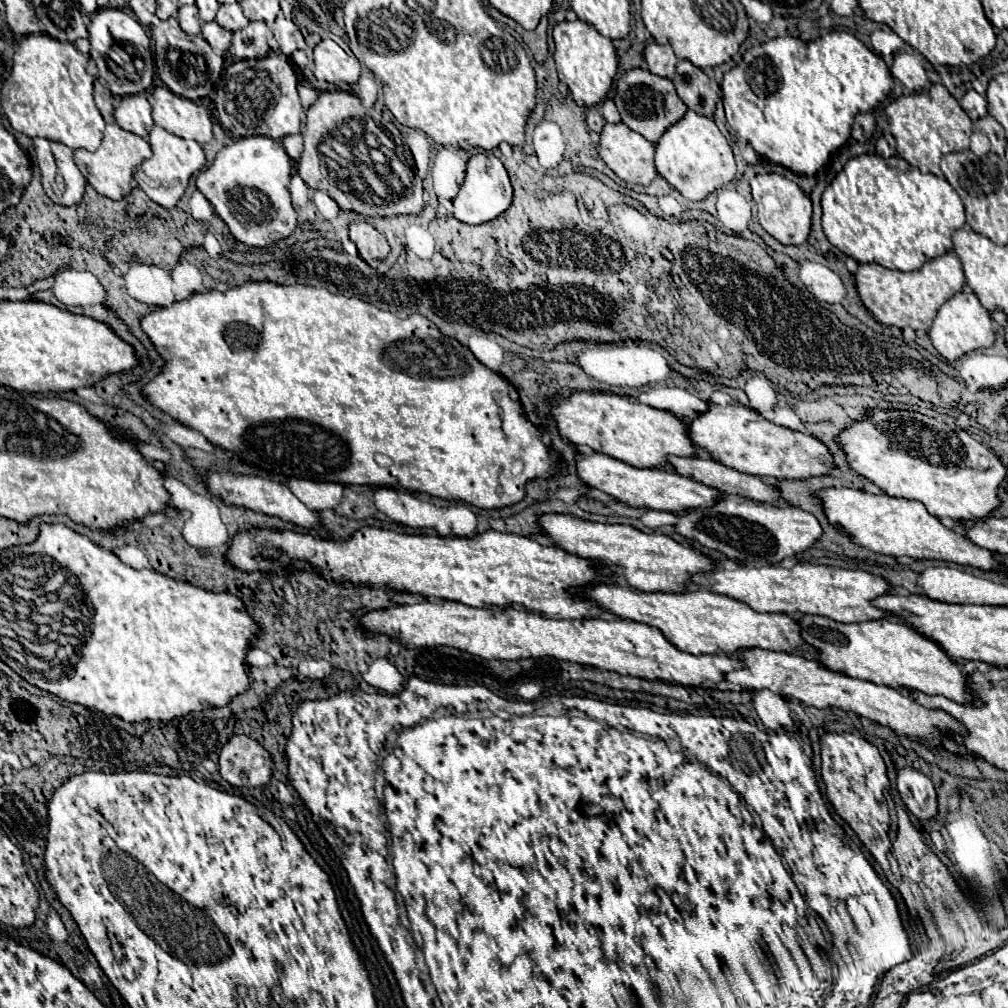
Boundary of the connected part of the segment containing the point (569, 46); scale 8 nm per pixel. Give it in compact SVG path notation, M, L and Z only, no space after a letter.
M582 20L574 22L560 22L554 26L554 60L560 80L570 88L574 102L578 106L590 108L594 104L600 104L618 72L618 56L612 46L610 38L600 36L592 26L584 24Z

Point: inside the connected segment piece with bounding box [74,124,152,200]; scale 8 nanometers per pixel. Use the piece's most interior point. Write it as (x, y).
(109, 169)

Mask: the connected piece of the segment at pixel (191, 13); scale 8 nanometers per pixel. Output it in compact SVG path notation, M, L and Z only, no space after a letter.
M180 6L178 22L180 22L180 28L182 28L186 34L190 34L190 36L200 34L202 22L200 22L198 8L196 8L196 6Z

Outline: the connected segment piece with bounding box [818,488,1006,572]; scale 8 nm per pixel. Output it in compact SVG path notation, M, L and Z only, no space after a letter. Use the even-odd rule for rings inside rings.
M828 488L818 492L822 500L824 512L832 526L840 526L856 544L888 556L912 556L926 560L946 560L962 566L974 566L980 570L1004 572L1006 566L994 558L986 548L976 546L966 534L954 532L946 528L936 516L928 514L924 504L892 498L892 496L876 496L862 490L850 488Z

